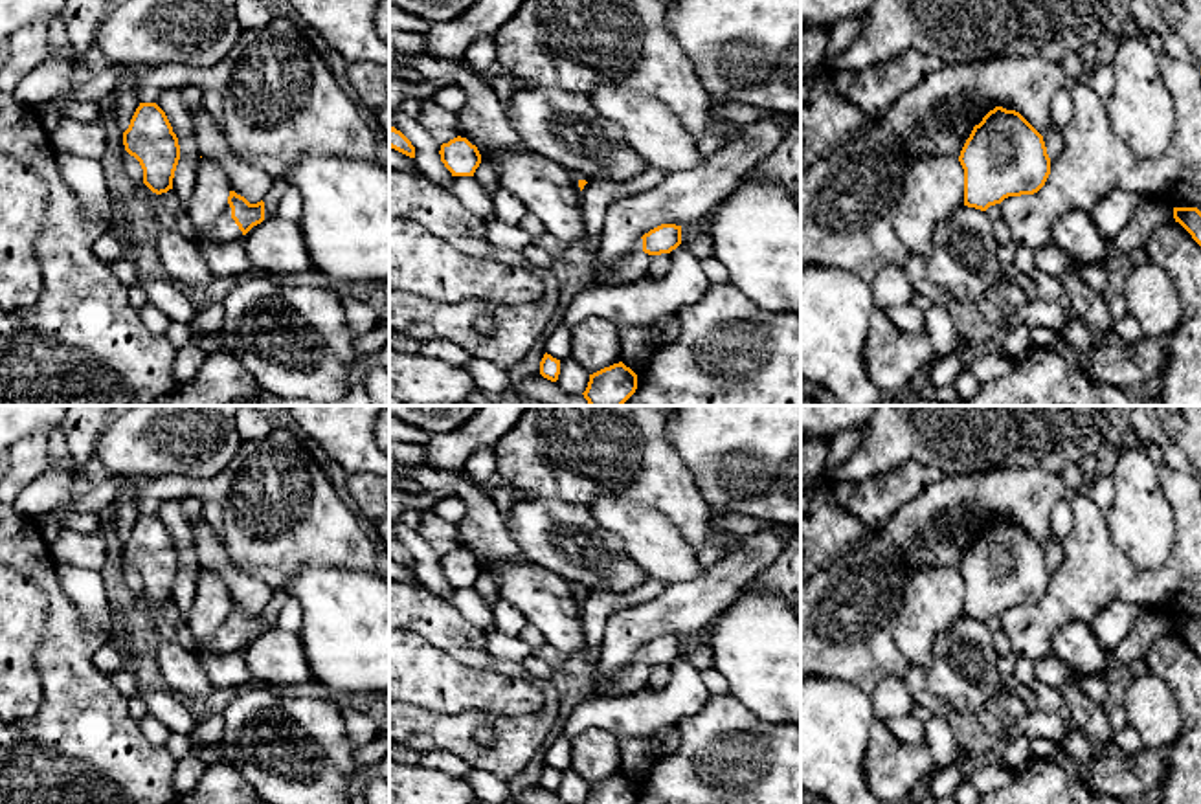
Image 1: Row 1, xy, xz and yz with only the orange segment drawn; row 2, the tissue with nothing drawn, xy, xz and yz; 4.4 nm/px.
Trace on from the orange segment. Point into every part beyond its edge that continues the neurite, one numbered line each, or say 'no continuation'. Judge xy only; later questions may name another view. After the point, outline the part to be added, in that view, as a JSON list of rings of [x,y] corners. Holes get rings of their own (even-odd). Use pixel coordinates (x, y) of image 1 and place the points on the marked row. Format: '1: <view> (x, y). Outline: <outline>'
1: xy (224, 232). Outline: [[[230,204],[224,207],[220,218],[209,231],[198,231],[196,244],[198,246],[215,246],[215,244],[230,244],[233,240],[242,239],[242,231],[231,218]]]

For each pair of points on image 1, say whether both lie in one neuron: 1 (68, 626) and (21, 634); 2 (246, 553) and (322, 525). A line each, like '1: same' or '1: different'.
1: different
2: same

